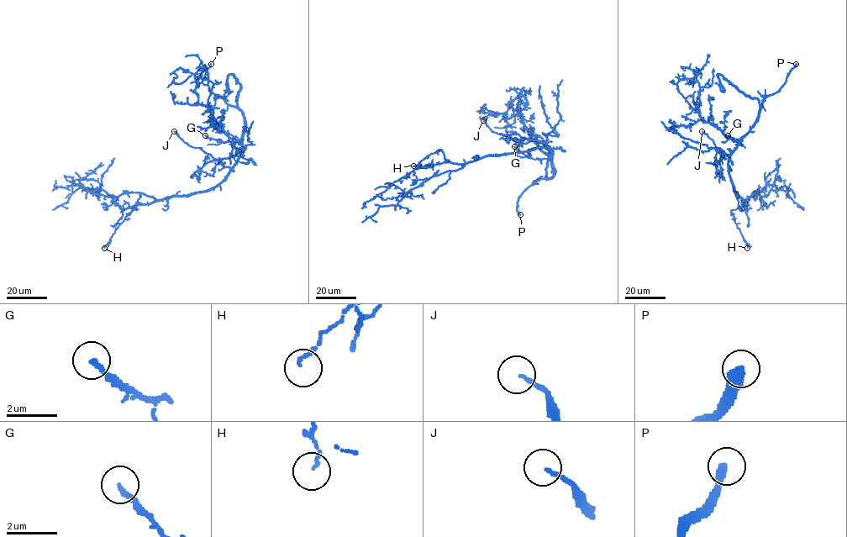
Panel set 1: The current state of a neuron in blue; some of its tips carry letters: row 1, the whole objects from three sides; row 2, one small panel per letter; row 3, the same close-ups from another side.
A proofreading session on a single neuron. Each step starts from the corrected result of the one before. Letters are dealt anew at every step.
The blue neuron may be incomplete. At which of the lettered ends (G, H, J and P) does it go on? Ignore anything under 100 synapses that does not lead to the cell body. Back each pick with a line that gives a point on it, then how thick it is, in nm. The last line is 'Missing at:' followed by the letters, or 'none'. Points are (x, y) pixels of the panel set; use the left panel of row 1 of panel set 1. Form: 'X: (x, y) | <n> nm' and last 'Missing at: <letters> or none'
P: (211, 64) | 380 nm
Missing at: P

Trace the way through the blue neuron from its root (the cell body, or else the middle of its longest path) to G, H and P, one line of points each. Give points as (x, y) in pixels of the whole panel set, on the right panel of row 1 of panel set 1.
G: (731, 178), (728, 156), (740, 141), (728, 135)
H: (731, 178), (735, 192), (745, 202), (731, 212), (747, 248)
P: (731, 178), (728, 156), (753, 126), (763, 100), (779, 90), (796, 64)

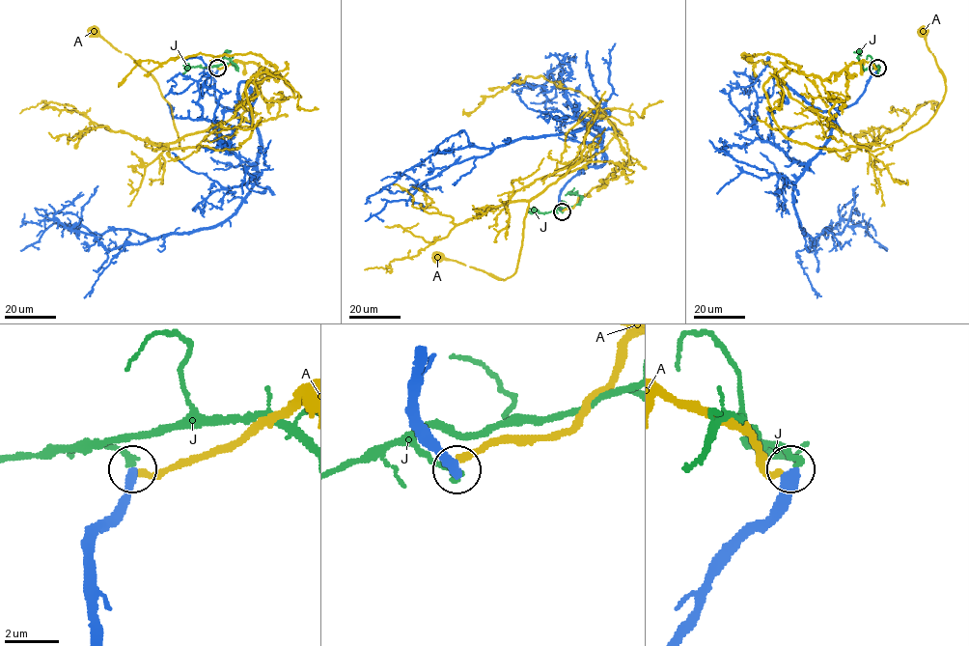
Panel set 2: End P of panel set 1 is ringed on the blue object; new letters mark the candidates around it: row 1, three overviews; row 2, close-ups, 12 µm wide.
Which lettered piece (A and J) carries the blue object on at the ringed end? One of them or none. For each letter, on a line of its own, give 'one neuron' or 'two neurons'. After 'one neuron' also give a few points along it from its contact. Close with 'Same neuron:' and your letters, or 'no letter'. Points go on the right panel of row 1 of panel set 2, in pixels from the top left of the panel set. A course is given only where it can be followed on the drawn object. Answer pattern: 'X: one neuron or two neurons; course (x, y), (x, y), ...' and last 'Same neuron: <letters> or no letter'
A: two neurons
J: two neurons
Same neuron: no letter

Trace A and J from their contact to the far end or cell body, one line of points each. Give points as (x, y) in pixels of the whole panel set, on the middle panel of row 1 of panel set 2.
A: (562, 210), (628, 158), (600, 110), (574, 159), (509, 201), (528, 202), (511, 277), (497, 279), (437, 257)
J: (562, 211), (560, 208), (580, 202), (580, 196), (567, 192), (575, 194)

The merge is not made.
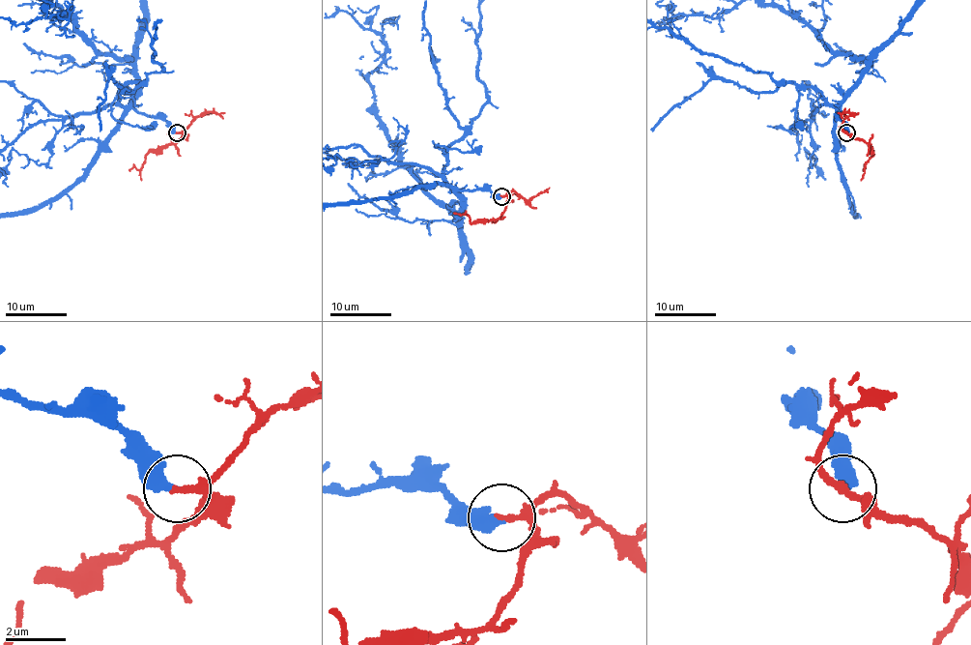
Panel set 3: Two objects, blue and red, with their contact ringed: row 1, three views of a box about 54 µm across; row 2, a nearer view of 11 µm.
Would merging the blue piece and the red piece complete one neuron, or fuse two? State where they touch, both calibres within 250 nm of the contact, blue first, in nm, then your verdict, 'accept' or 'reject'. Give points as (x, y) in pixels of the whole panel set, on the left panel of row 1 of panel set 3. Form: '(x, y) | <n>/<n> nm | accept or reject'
(177, 132) | 440/180 nm | accept

